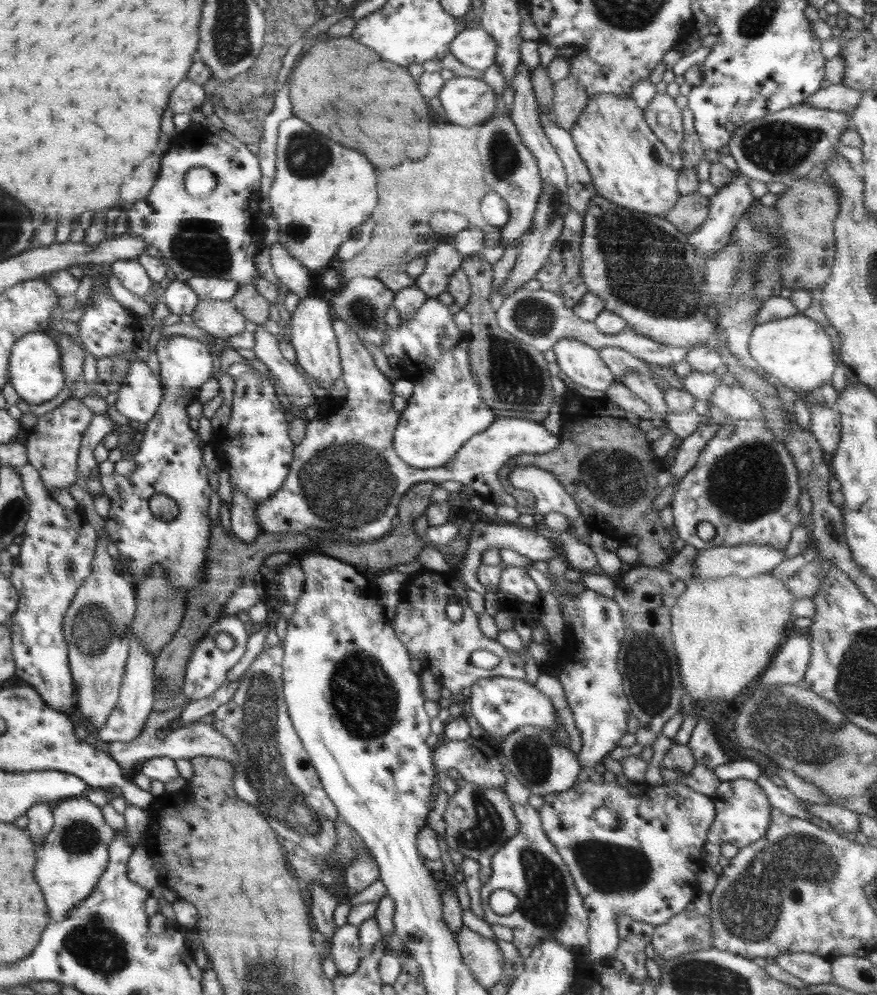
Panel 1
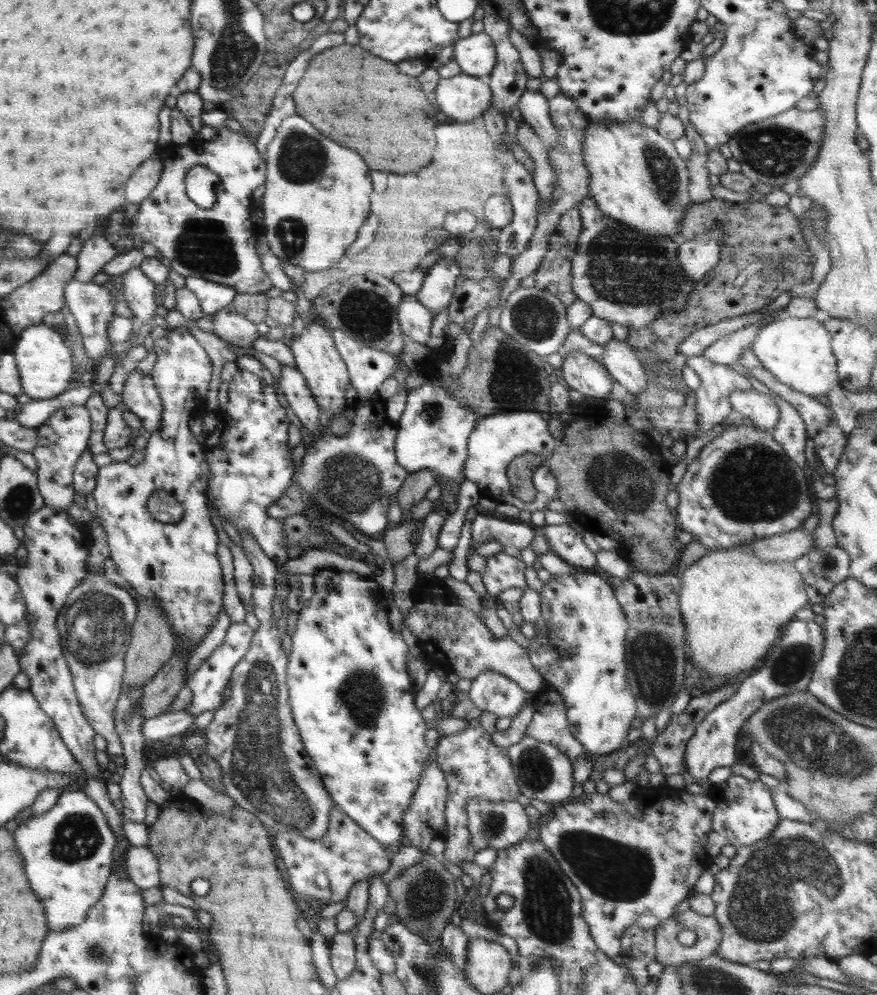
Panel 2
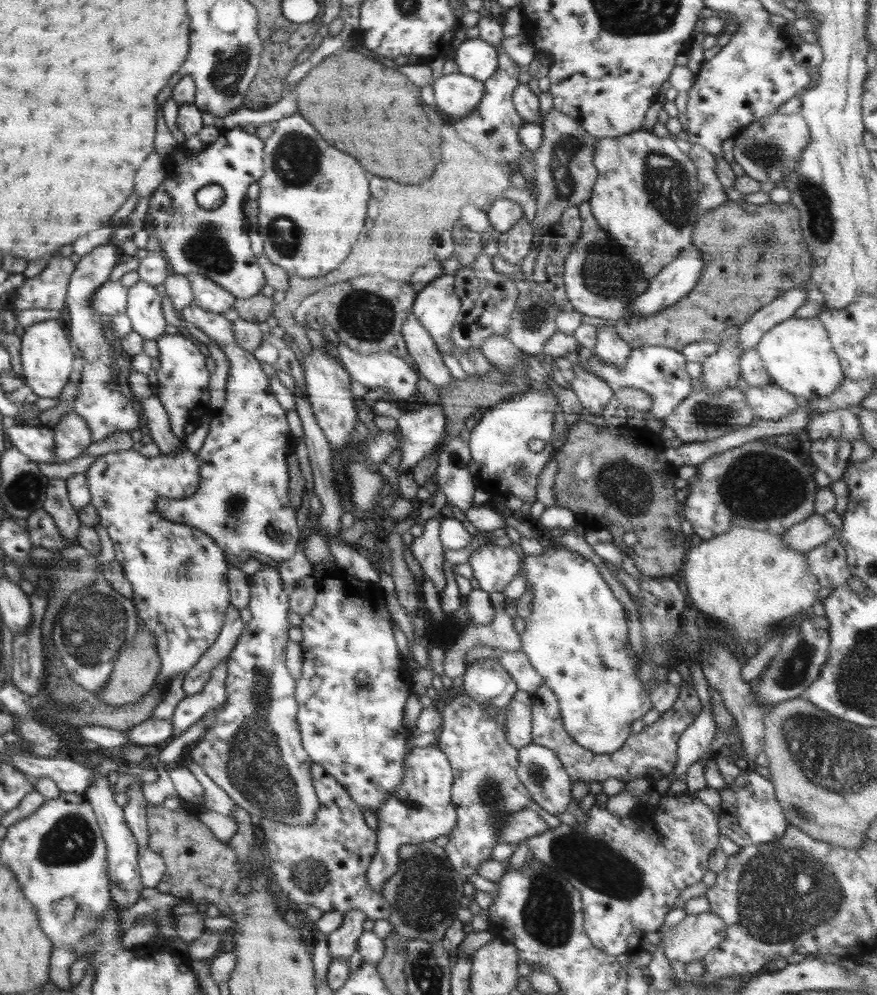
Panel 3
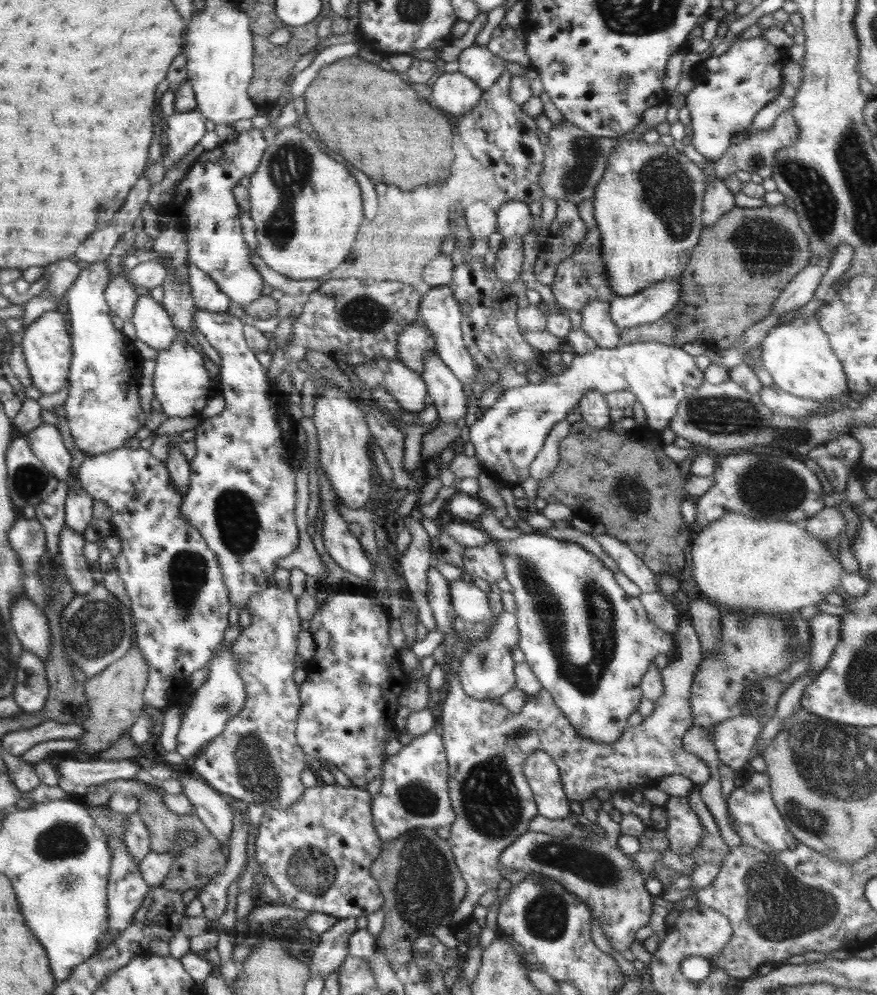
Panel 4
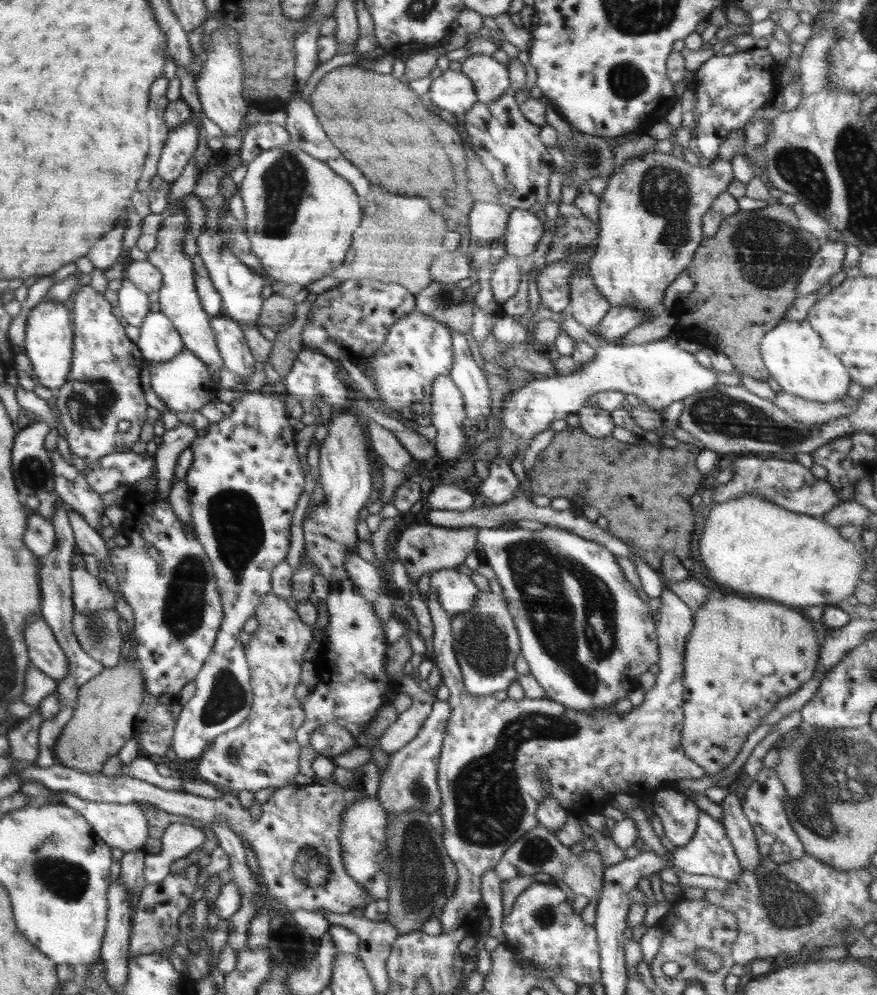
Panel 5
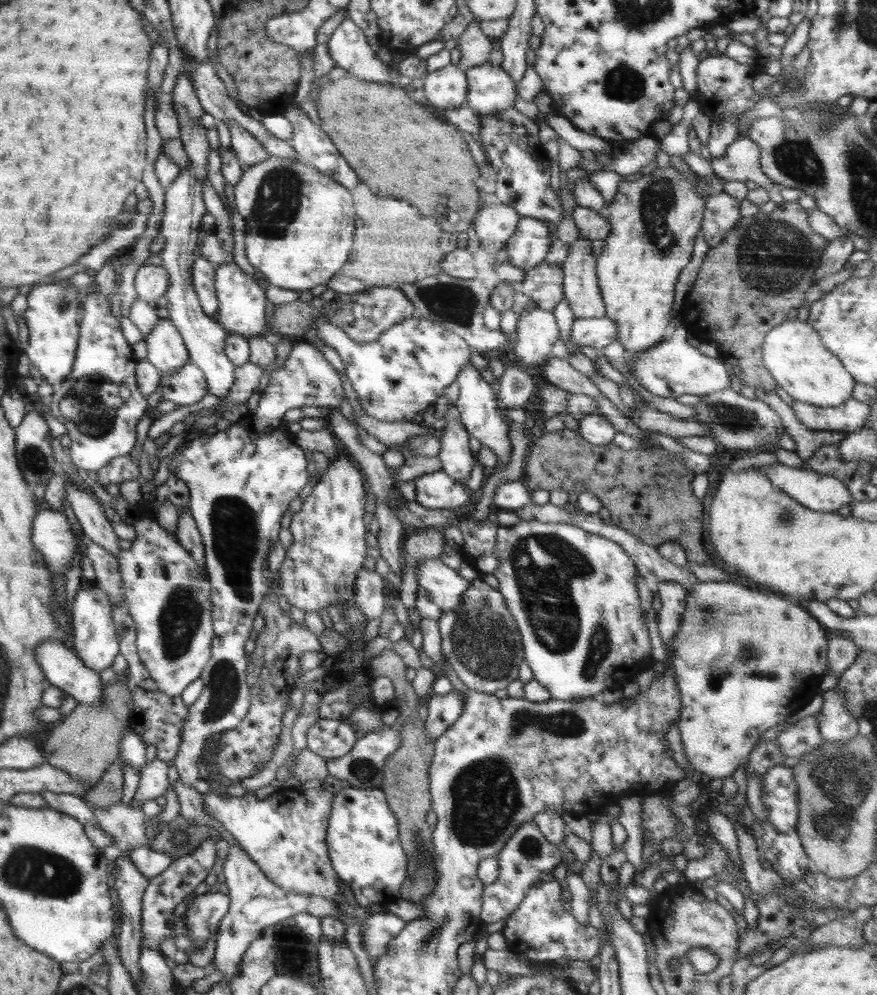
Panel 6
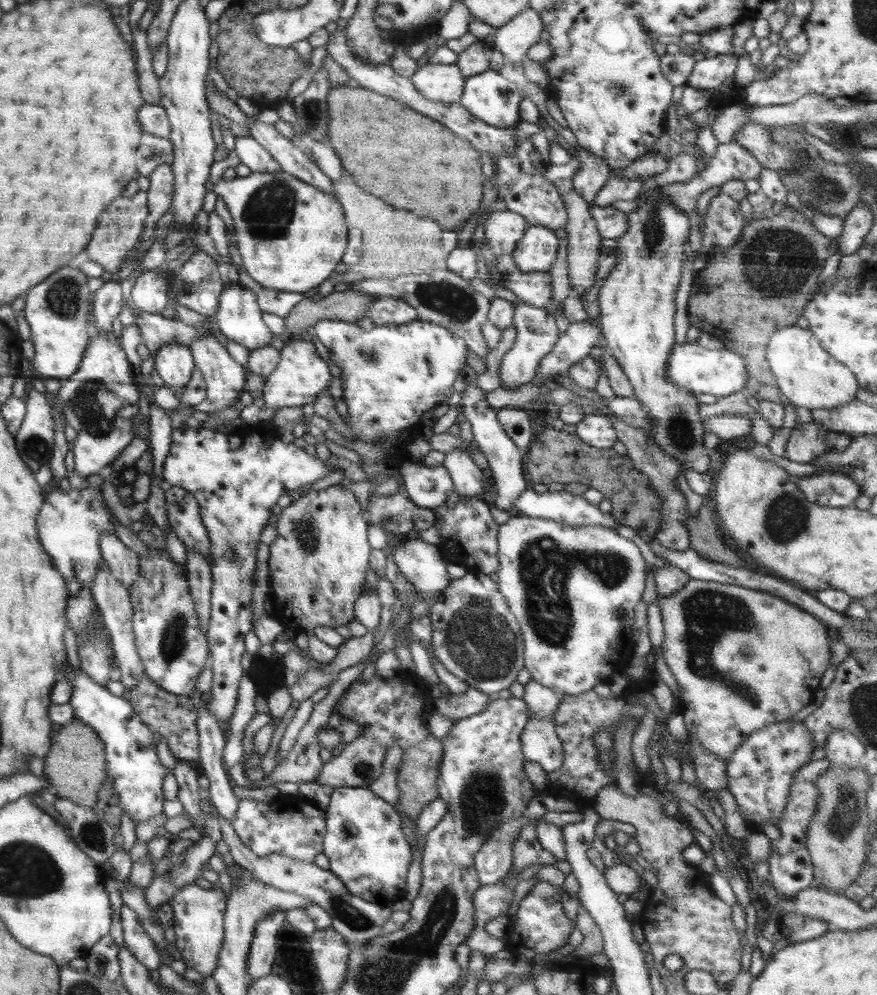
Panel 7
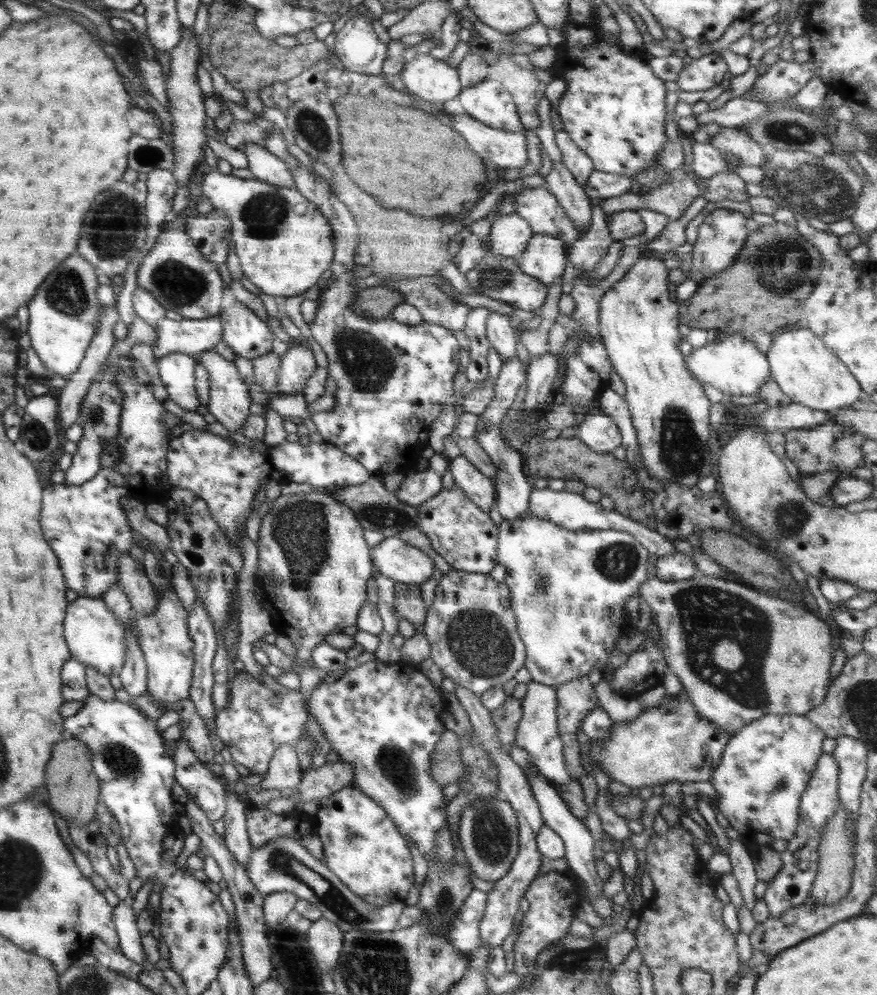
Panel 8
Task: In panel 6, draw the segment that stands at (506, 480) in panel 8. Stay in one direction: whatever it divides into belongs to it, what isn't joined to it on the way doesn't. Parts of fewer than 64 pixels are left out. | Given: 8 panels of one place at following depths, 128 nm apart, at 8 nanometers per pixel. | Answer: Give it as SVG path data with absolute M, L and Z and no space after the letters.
M469 362L463 366L455 380L459 384L459 397L455 402L455 406L459 410L460 419L464 427L469 432L470 440L474 445L487 446L496 454L497 466L504 466L510 462L512 446L509 441L508 429L506 421L500 417L497 408L497 398L494 391L485 379L474 369Z

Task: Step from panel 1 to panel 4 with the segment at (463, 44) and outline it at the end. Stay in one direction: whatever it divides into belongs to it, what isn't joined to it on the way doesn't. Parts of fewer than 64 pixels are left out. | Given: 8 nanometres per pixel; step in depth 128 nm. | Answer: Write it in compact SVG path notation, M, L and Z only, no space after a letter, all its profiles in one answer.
M471 45L458 57L459 71L483 90L488 90L506 69L507 61L484 45Z

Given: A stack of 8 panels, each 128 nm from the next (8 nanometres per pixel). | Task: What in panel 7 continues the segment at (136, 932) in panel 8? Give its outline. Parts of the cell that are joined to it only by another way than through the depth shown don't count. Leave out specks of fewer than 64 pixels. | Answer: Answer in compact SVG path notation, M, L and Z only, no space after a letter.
M122 905L120 908L120 924L123 928L125 946L142 965L150 969L156 976L158 966L162 964L160 955L149 933L146 933L145 929L142 928L137 912L134 912L134 909L129 906Z

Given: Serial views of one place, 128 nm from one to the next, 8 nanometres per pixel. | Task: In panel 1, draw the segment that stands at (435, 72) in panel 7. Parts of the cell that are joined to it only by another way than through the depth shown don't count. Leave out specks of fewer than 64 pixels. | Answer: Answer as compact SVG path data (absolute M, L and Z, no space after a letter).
M454 76L437 94L450 123L480 125L496 113L495 93L482 79Z

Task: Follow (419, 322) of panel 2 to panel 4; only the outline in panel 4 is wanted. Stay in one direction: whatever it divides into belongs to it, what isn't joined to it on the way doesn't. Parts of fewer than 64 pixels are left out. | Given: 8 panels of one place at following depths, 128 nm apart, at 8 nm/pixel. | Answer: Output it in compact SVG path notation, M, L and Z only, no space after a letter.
M435 350L424 355L421 377L427 386L429 402L436 407L441 422L460 420L467 411L467 389L442 362Z

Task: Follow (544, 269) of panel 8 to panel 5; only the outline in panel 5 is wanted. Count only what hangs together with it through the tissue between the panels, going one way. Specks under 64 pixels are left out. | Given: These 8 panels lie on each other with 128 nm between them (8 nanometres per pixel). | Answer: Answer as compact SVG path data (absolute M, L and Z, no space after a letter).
M512 209L502 242L508 255L522 258L530 256L537 250L538 243L543 237L543 223L540 218L523 209Z

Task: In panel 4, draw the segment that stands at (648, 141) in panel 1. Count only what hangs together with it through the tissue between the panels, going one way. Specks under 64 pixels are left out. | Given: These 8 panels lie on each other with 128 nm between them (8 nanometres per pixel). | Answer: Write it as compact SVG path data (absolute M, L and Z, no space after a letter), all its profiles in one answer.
M637 138L636 140L623 140L610 154L607 156L607 167L605 173L602 175L602 180L596 185L592 204L594 205L594 219L596 220L600 237L602 238L602 254L601 259L604 260L604 269L610 281L610 288L613 294L618 296L630 296L636 294L645 288L648 288L660 281L678 277L680 273L684 273L692 252L696 245L698 245L700 234L703 230L702 206L704 201L704 193L706 187L709 185L709 180L705 172L695 163L690 161L684 153L676 150L673 146L664 146L658 142L650 145Z

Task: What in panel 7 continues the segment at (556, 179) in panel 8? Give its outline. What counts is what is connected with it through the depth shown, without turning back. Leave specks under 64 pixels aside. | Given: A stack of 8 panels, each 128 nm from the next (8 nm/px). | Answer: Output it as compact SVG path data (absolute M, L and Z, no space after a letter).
M571 178L557 179L552 182L556 190L560 193L565 210L567 213L566 233L568 233L568 278L570 278L570 287L572 294L576 295L580 300L583 294L590 288L596 286L596 278L598 278L599 258L602 238L596 228L596 222L590 216L590 204L586 200L582 200L575 190Z

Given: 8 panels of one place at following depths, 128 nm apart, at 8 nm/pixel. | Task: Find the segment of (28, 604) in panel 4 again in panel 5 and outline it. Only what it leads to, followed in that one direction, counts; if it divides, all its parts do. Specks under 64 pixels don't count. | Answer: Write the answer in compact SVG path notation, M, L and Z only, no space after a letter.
M30 616L27 620L25 643L28 645L29 660L40 672L57 683L66 679L69 673L68 657L44 617Z

